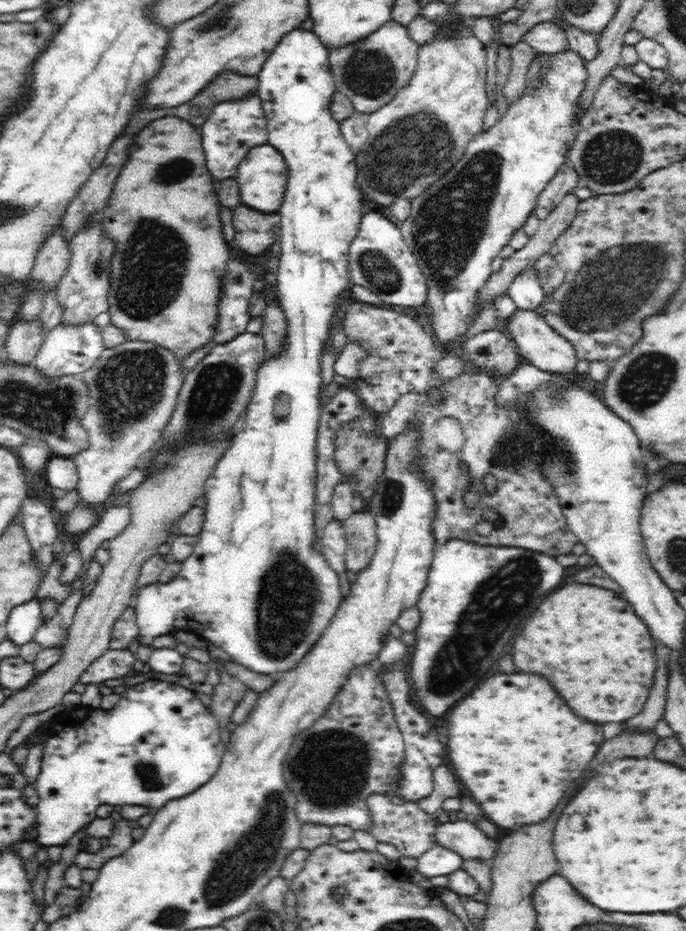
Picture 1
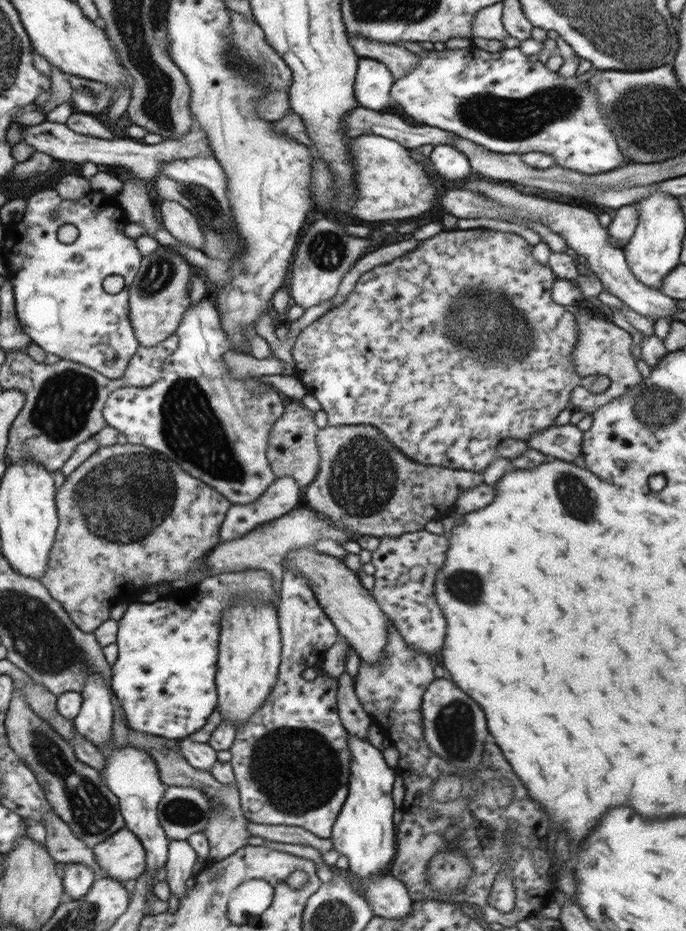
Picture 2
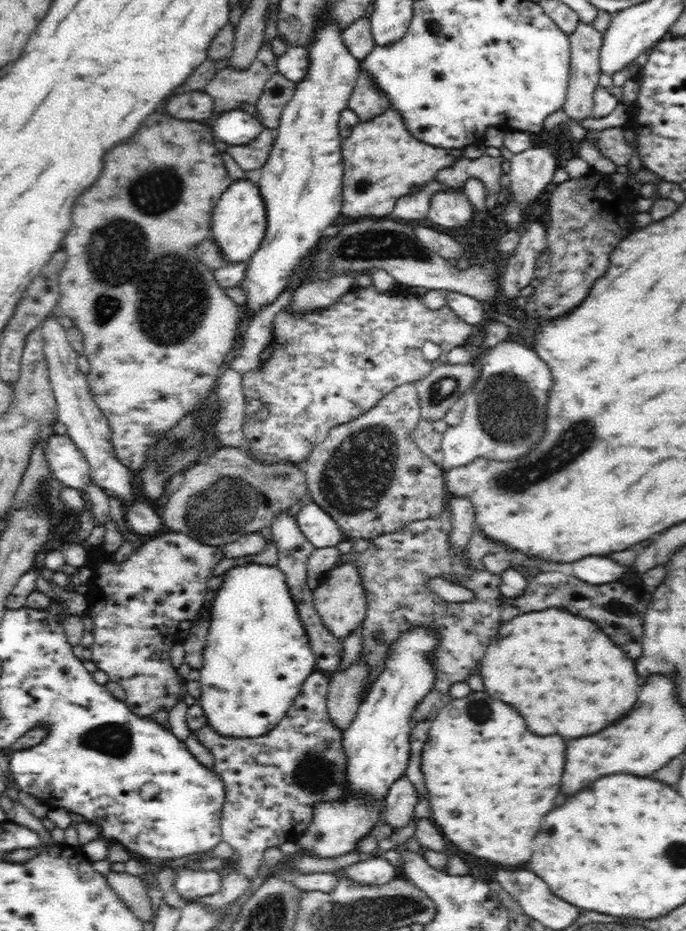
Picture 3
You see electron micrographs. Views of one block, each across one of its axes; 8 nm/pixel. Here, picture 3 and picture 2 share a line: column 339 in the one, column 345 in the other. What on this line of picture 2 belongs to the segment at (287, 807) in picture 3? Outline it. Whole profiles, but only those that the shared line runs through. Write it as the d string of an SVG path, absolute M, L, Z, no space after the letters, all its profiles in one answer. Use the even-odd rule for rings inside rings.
M282 569L283 579L280 587L277 614L282 636L281 663L278 678L272 688L271 696L259 711L254 712L246 722L236 726L238 733L232 747L233 774L239 789L245 817L251 823L262 825L286 825L302 827L320 839L330 839L334 823L342 811L349 794L351 780L349 732L342 725L338 715L336 694L340 679L328 675L316 676L314 680L304 680L303 672L312 667L324 652L339 638L330 617L320 607L312 585L306 575Z

